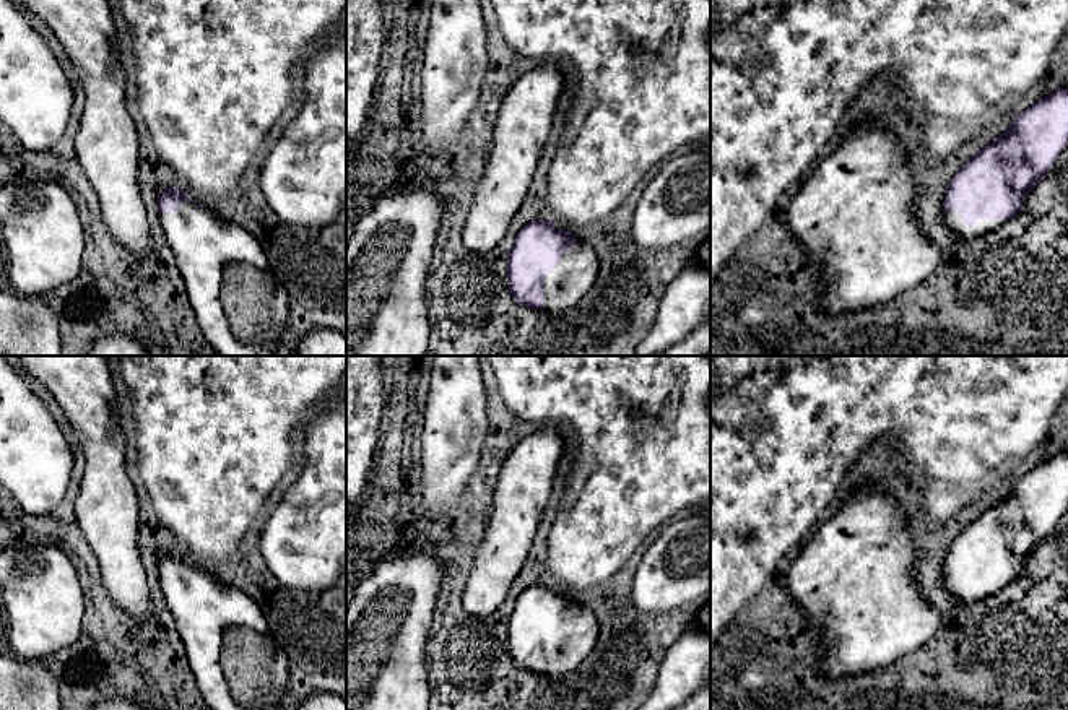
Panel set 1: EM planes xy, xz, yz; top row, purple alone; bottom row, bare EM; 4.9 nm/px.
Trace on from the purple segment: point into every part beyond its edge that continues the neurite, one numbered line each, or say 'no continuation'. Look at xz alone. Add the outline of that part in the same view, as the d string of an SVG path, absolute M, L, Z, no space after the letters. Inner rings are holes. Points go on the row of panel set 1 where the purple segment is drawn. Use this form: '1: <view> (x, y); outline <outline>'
1: xz (573, 278); outline M585 239L575 240L545 279L545 309L558 312L579 304L592 289L598 270L597 250Z

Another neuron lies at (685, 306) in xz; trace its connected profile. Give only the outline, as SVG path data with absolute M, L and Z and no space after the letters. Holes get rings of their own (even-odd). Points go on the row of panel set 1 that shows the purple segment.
M691 258L662 296L655 323L636 356L671 348L704 323L710 323L710 270Z

